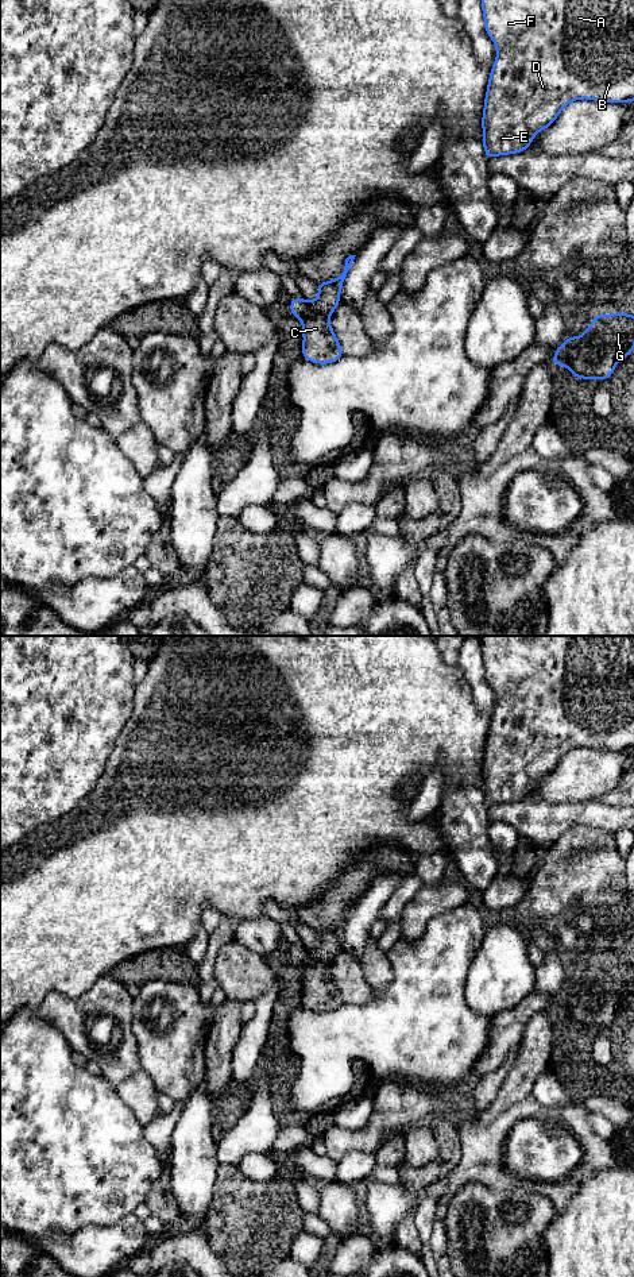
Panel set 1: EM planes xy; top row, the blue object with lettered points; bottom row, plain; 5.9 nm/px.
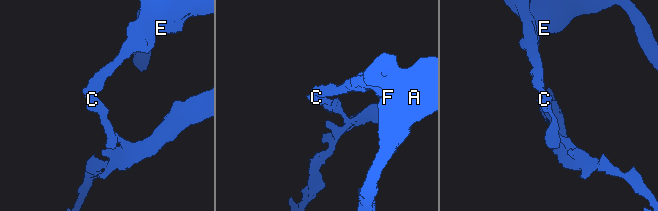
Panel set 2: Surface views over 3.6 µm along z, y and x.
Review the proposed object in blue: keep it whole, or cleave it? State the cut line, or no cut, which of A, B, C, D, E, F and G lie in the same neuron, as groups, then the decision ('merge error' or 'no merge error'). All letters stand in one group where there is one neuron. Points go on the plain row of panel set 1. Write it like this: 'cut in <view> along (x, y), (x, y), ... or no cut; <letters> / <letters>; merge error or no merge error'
cut in xy along (302, 948), (312, 957), (328, 964); A B D E F / C G; merge error

